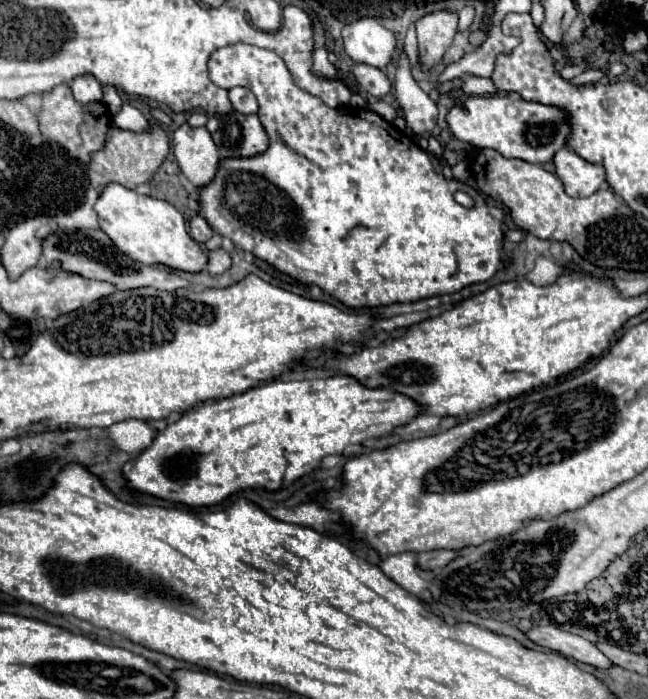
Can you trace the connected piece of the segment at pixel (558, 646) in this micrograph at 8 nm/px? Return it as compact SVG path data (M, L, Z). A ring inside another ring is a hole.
M534 627L532 631L528 631L528 637L546 647L546 649L552 649L568 659L576 659L580 663L586 663L586 665L592 665L592 667L598 667L598 669L610 669L612 667L612 661L590 641L586 639L580 639L578 635L572 635L572 633L566 633L566 631L560 631L558 627Z

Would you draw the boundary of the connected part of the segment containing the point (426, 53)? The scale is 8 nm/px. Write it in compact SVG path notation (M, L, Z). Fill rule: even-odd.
M434 11L416 21L418 31L418 53L424 69L434 67L442 61L446 49L452 45L458 27L458 13Z

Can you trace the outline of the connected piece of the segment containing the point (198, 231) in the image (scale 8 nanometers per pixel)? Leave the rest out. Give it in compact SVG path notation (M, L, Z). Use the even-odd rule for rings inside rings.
M200 215L192 217L192 221L190 221L190 235L192 235L194 241L206 243L206 241L212 237L212 233L214 233L214 231L210 229L210 225L208 225Z

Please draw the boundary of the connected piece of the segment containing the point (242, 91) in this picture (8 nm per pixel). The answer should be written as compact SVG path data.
M234 87L228 91L228 95L230 95L230 101L236 111L240 111L244 115L252 115L258 111L258 101L246 87Z

